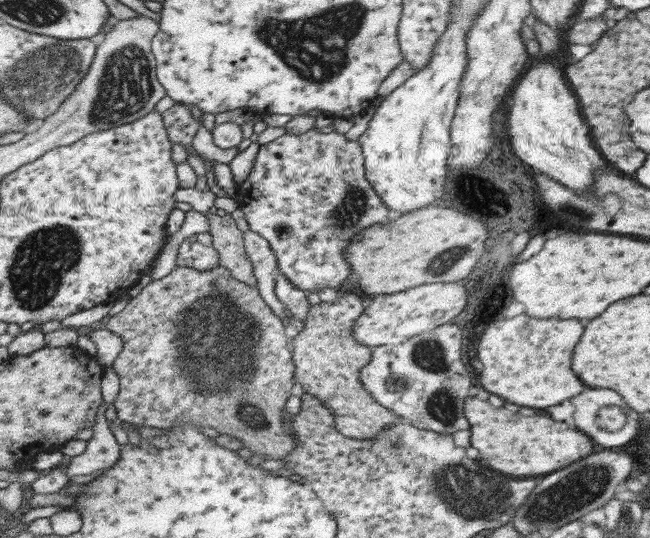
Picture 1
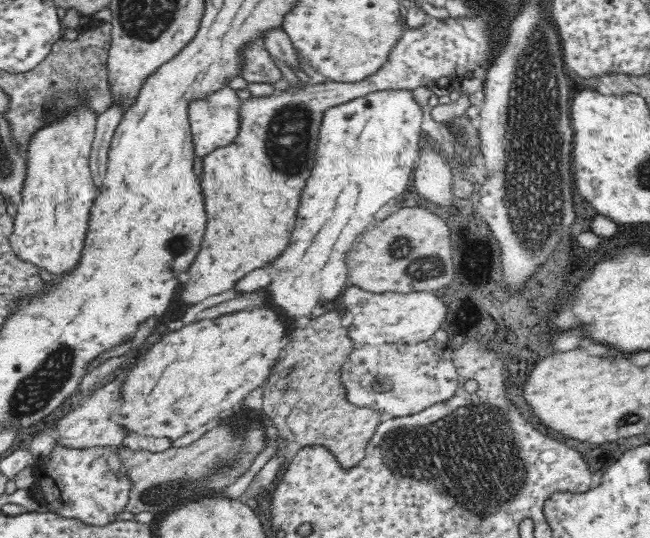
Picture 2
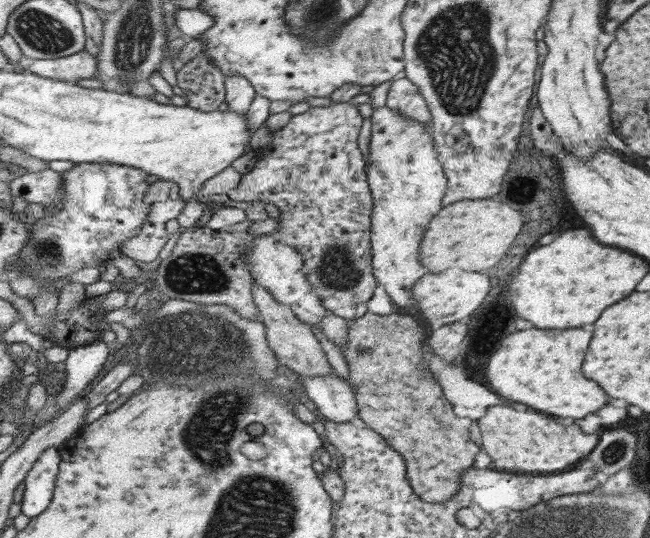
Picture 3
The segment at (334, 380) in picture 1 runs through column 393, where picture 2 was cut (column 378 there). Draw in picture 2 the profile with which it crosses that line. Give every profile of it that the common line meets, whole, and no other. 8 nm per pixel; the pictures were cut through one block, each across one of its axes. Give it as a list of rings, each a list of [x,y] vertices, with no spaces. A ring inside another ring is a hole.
[[[330,312],[330,314],[318,316],[318,318],[312,318],[306,328],[298,328],[298,330],[294,330],[290,334],[288,344],[286,344],[286,354],[280,356],[282,362],[278,362],[278,364],[272,366],[272,370],[270,370],[270,382],[266,382],[266,386],[262,386],[262,390],[260,390],[260,394],[262,394],[262,414],[266,416],[266,420],[270,420],[270,424],[268,424],[268,440],[282,440],[282,446],[280,448],[290,448],[290,444],[296,444],[300,450],[302,448],[316,446],[316,444],[322,444],[322,448],[330,448],[330,452],[334,452],[334,456],[338,456],[338,464],[342,464],[342,468],[346,468],[346,470],[358,466],[364,460],[366,446],[368,446],[370,438],[374,438],[374,434],[376,434],[376,430],[380,426],[380,414],[378,412],[372,412],[370,408],[356,408],[354,404],[350,404],[350,396],[348,396],[346,384],[342,380],[342,366],[348,362],[348,356],[352,354],[354,346],[356,346],[354,340],[350,340],[350,336],[348,336],[348,322],[346,322],[346,318],[342,318],[336,312]]]

